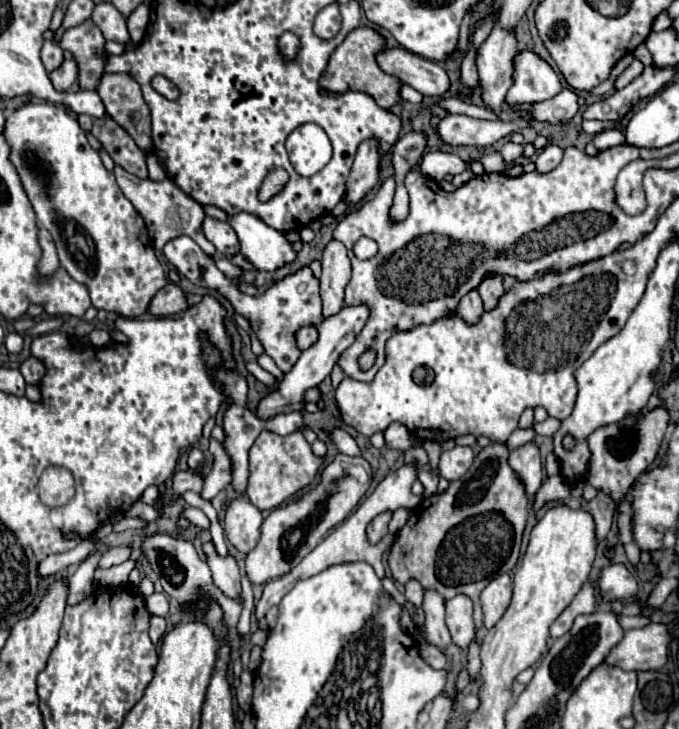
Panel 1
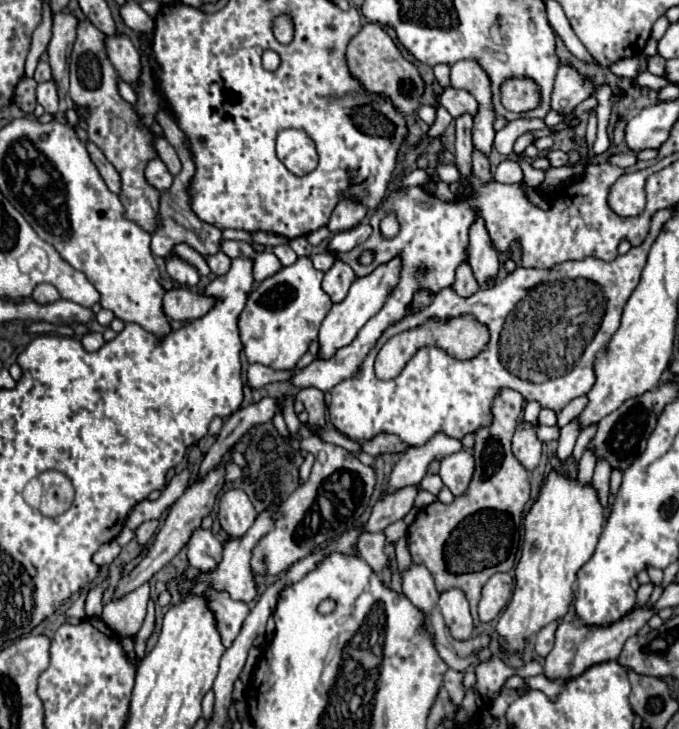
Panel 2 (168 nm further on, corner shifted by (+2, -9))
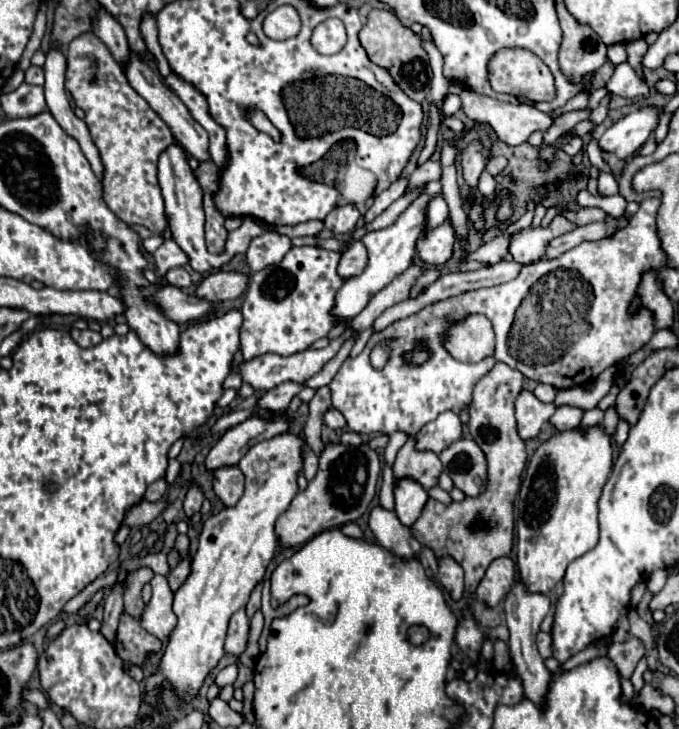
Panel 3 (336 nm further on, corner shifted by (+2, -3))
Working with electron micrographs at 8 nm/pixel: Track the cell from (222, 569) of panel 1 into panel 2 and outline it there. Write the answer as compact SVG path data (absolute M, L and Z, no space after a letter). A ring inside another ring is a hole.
M198 528L188 542L188 562L202 574L216 570L222 560L222 544L210 530Z

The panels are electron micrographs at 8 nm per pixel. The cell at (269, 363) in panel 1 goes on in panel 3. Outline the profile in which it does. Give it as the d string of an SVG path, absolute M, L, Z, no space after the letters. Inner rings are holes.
M340 442L328 444L320 454L318 474L312 482L308 482L308 488L304 492L298 492L294 496L290 508L276 522L276 532L282 548L300 546L308 542L308 538L314 538L318 532L358 520L374 498L378 474L380 460L368 442L362 442L360 446L344 446Z

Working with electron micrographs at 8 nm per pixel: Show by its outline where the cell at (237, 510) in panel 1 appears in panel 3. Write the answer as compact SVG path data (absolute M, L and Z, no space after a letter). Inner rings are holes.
M222 466L222 468L216 468L212 474L214 474L212 486L214 486L216 496L226 506L234 506L244 492L244 474L242 474L242 470L238 466Z

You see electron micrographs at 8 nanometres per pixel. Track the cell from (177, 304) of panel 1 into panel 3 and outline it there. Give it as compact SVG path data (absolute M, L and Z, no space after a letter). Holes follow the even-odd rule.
M212 272L196 288L196 296L208 298L210 302L224 302L242 296L248 286L248 276L240 272Z

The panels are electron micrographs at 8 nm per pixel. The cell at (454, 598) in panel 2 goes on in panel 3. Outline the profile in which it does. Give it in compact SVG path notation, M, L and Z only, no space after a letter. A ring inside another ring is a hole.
M442 556L438 558L438 580L442 584L442 588L454 598L462 598L462 592L464 592L464 570L462 566L450 558L450 556Z

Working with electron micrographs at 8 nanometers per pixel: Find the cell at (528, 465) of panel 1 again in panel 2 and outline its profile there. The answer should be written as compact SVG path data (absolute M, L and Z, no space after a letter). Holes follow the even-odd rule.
M518 424L518 430L512 438L512 452L518 458L518 462L532 472L540 464L540 440L534 434L534 426L530 424Z

